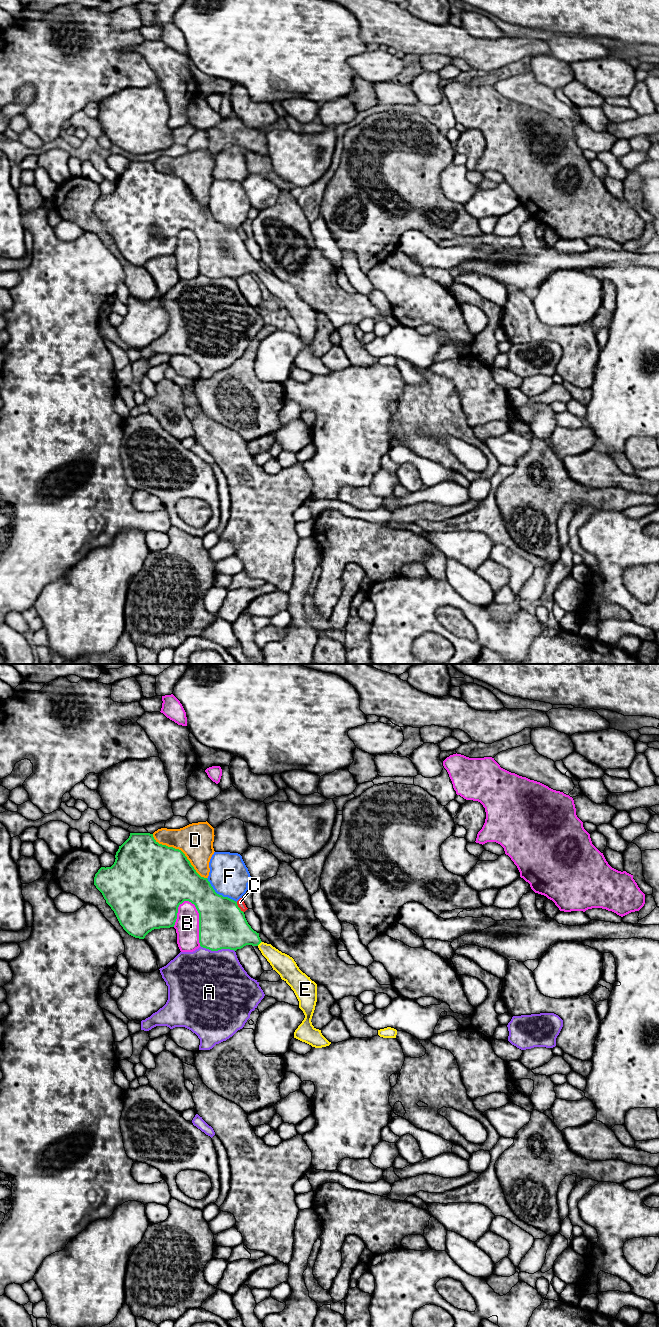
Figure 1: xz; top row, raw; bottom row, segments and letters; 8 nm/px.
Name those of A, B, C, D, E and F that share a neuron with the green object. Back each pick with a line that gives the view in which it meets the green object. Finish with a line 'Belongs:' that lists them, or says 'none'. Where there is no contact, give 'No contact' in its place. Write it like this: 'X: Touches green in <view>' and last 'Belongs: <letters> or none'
E: Touches green in xz
Belongs: E

